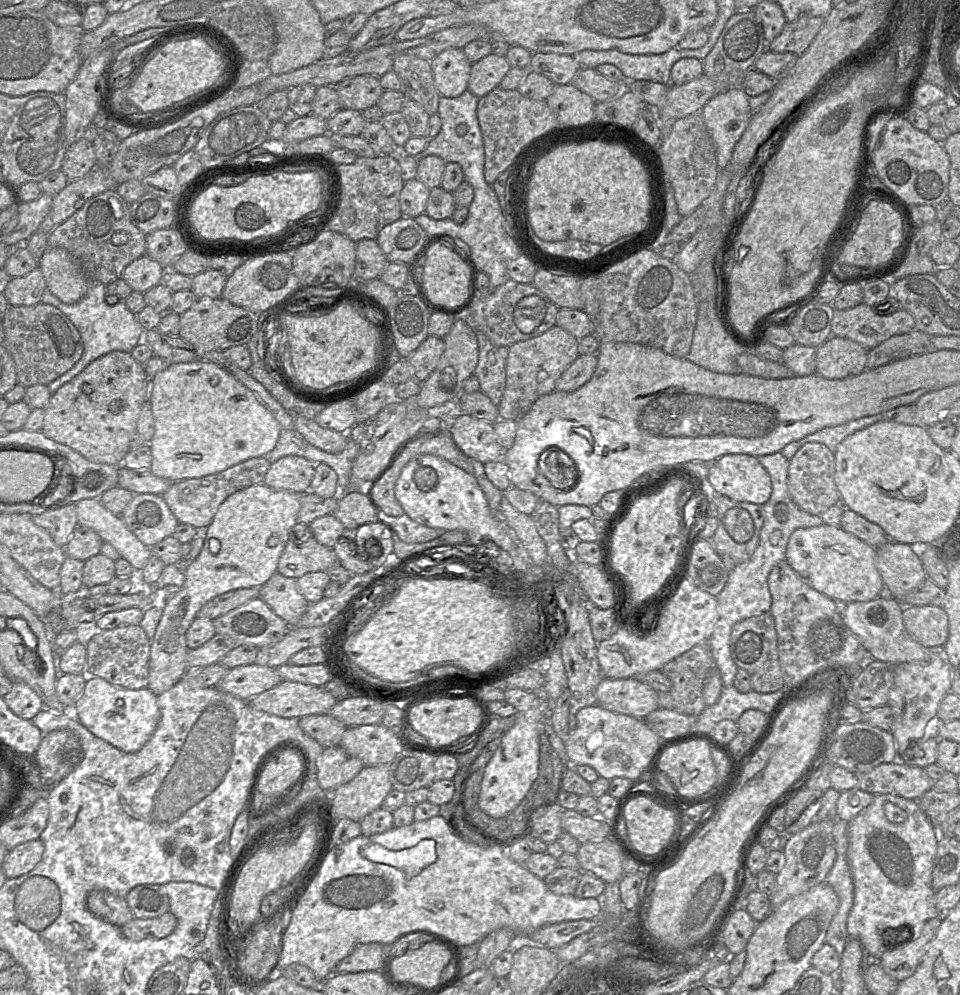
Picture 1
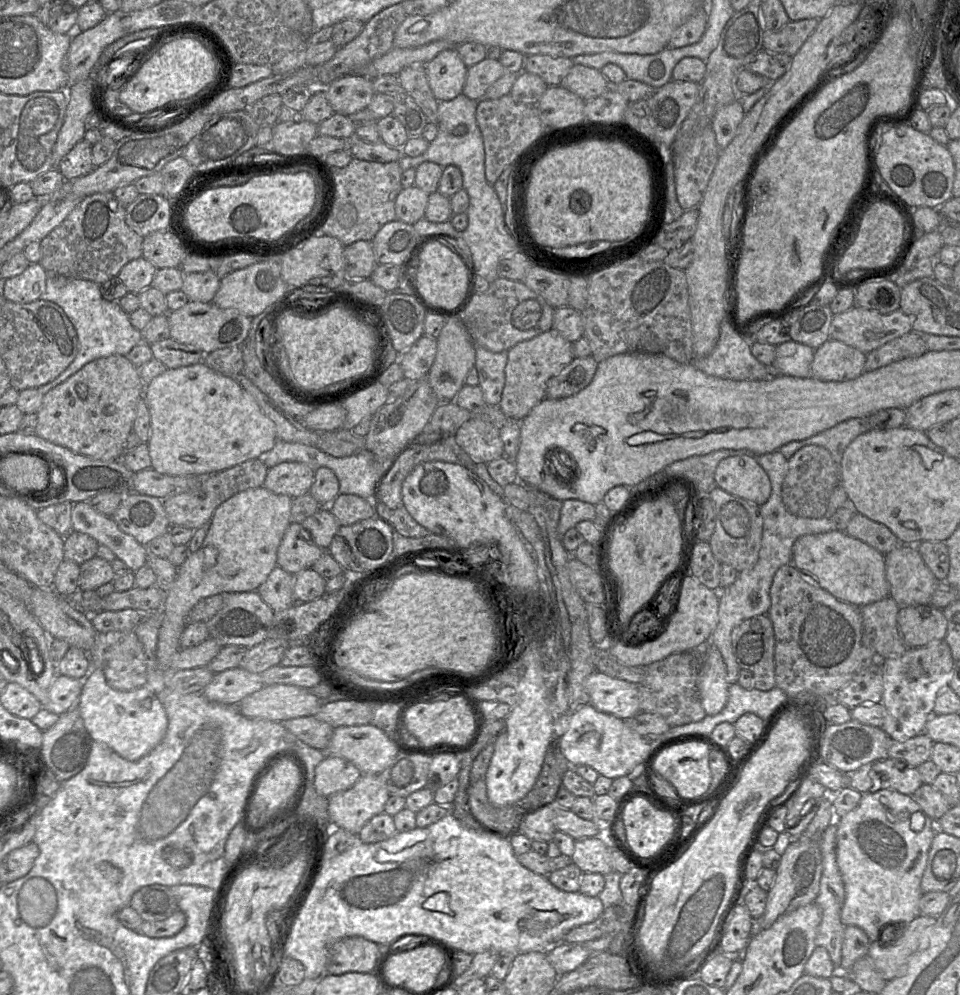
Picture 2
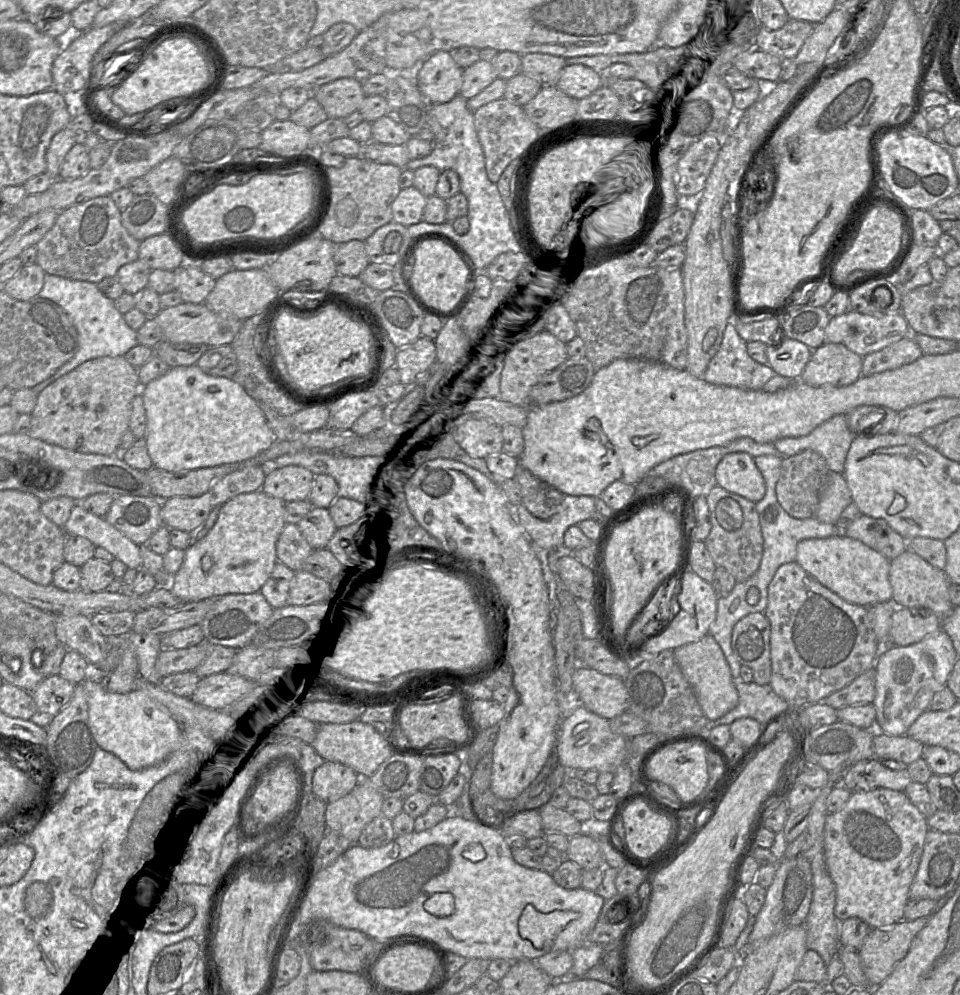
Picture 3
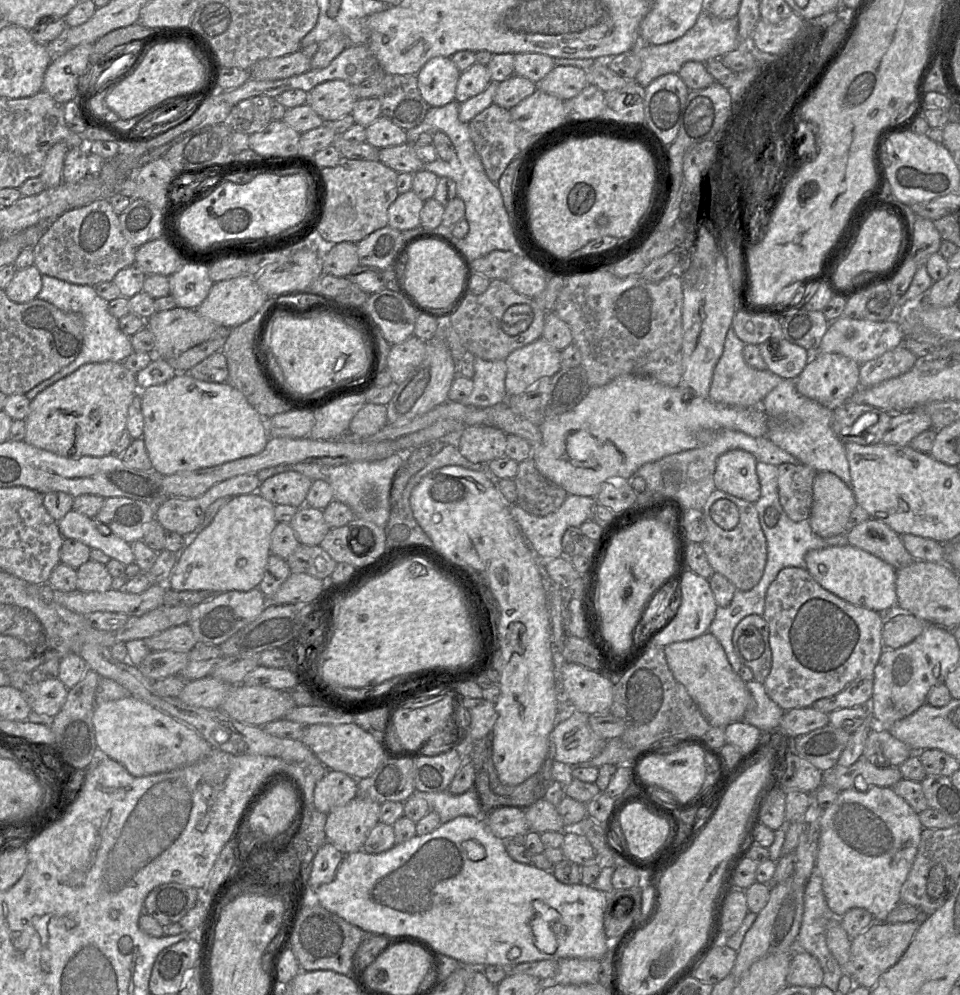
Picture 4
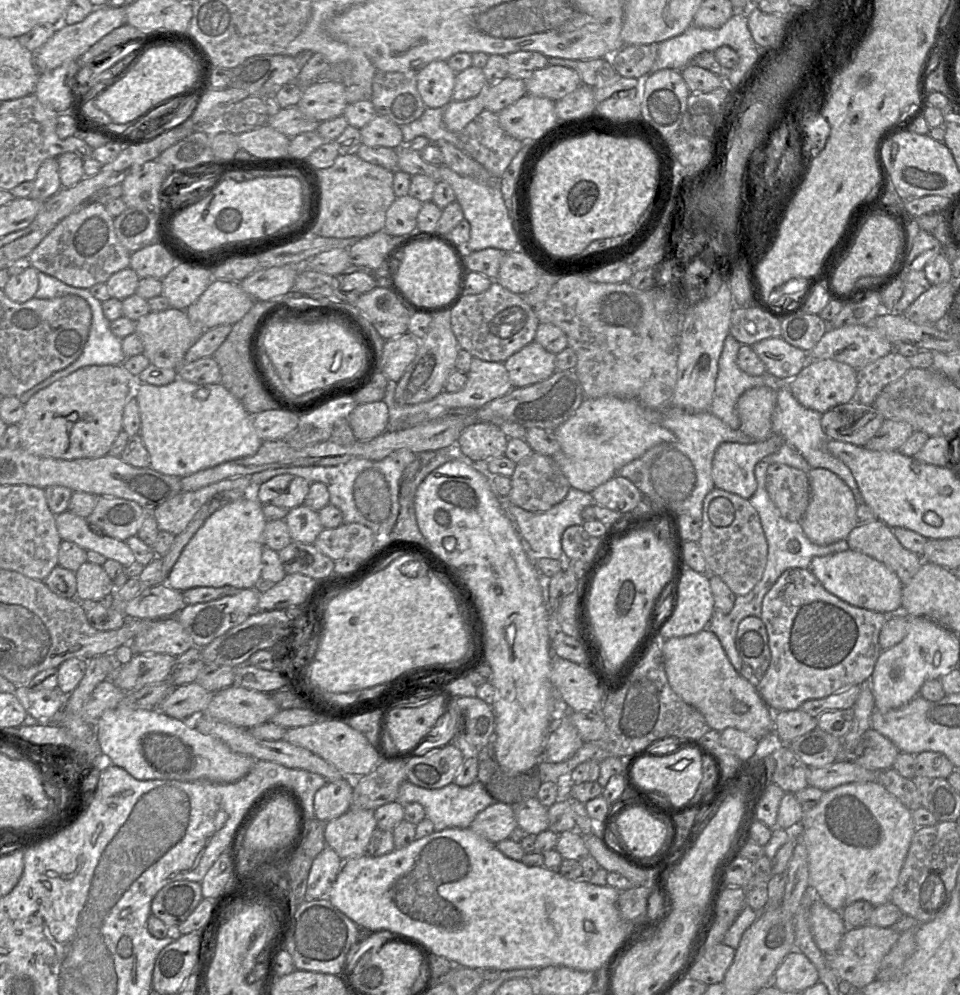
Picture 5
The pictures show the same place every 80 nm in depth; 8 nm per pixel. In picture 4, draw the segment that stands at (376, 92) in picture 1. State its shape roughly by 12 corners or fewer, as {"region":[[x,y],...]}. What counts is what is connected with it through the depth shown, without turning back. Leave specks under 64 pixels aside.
{"region":[[331,80],[309,91],[306,103],[324,122],[351,114],[352,85]]}

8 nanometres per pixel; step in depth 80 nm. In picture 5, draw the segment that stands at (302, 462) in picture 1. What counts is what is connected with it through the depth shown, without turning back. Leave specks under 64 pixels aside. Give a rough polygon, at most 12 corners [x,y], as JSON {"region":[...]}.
{"region":[[281,474],[253,489],[261,504],[304,504],[310,483]]}

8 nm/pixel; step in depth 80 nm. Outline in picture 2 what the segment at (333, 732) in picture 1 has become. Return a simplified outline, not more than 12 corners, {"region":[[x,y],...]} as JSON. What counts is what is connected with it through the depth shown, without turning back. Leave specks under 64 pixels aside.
{"region":[[314,716],[280,722],[310,747],[326,751],[334,728]]}

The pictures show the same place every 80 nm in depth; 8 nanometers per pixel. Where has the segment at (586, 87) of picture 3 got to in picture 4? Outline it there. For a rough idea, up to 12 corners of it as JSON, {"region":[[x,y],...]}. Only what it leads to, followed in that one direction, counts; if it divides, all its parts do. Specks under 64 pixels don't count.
{"region":[[555,66],[539,90],[565,101],[589,85],[586,70]]}

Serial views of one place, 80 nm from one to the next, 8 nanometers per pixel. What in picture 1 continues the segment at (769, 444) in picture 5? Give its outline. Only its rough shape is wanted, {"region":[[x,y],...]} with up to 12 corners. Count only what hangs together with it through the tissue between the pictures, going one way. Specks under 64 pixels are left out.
{"region":[[726,454],[708,470],[712,495],[764,505],[769,473],[757,456]]}

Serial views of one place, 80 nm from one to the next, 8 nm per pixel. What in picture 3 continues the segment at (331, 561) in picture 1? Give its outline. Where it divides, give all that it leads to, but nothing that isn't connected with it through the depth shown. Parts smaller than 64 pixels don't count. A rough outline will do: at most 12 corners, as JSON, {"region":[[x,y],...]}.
{"region":[[297,524],[276,542],[277,560],[296,572],[312,551]]}

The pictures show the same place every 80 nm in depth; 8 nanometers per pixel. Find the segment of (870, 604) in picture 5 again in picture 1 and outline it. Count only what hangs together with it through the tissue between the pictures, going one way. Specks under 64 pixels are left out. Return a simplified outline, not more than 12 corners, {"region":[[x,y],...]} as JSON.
{"region":[[840,526],[790,535],[785,561],[839,603],[887,595],[875,550]]}

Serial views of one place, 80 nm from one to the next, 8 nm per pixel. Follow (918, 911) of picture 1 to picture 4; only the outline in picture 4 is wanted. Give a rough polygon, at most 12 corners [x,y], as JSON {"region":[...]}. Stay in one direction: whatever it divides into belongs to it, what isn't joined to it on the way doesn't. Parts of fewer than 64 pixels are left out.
{"region":[[891,787],[822,811],[827,905],[875,922],[901,901],[923,826]]}

